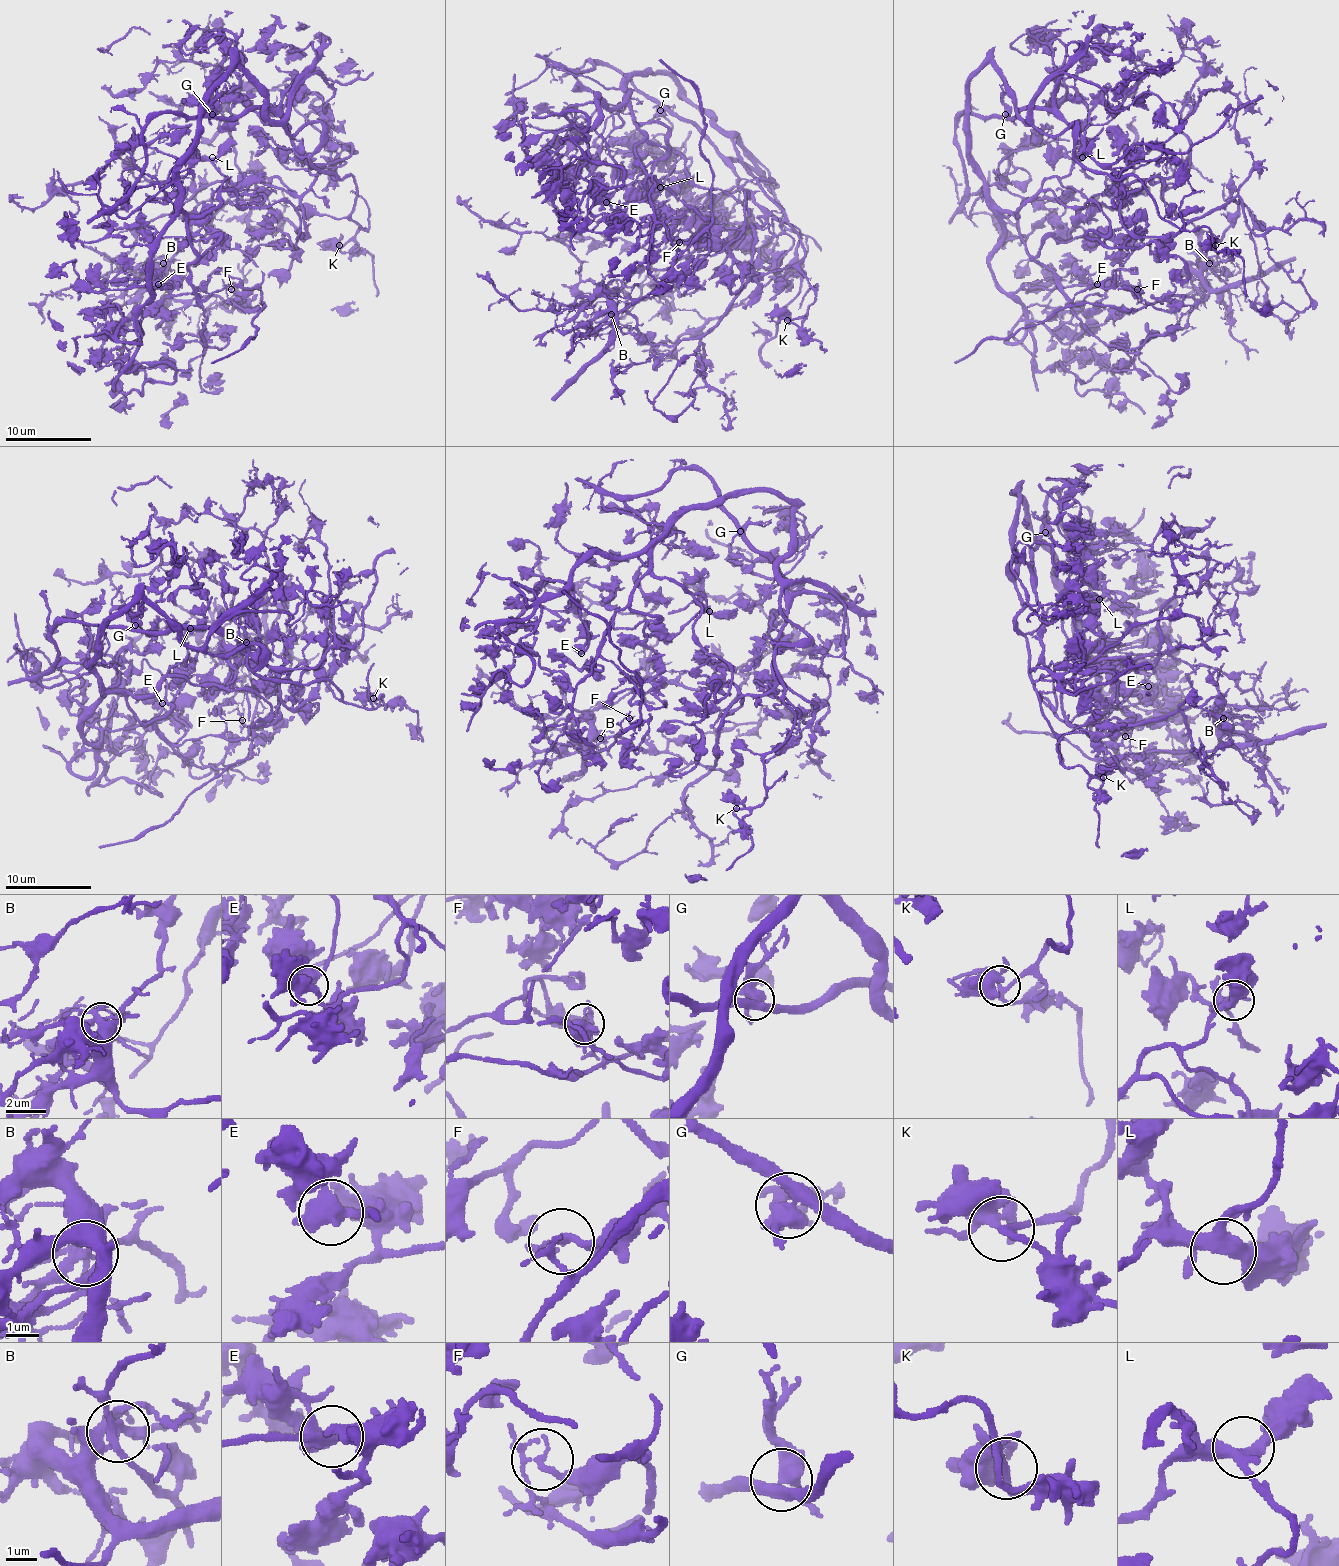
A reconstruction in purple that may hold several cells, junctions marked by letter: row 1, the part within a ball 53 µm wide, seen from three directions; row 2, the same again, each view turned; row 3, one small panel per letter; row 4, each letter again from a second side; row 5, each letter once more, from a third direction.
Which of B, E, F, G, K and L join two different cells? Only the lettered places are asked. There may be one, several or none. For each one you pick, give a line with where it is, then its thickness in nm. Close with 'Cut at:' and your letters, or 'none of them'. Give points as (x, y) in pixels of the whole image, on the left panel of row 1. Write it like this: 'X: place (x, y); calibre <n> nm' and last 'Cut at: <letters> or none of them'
B: place (163, 263); calibre 320 nm
F: place (231, 289); calibre 140 nm
Cut at: B, F

